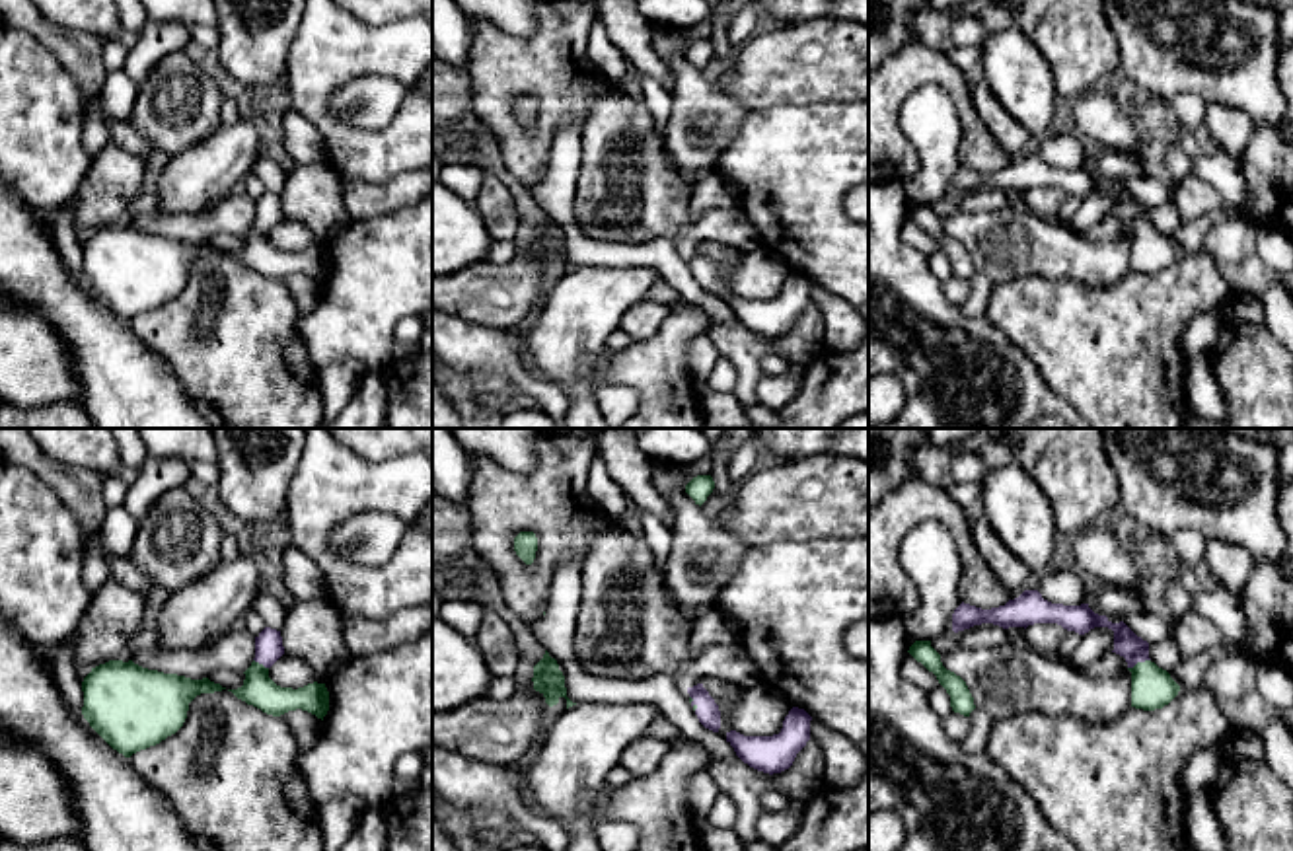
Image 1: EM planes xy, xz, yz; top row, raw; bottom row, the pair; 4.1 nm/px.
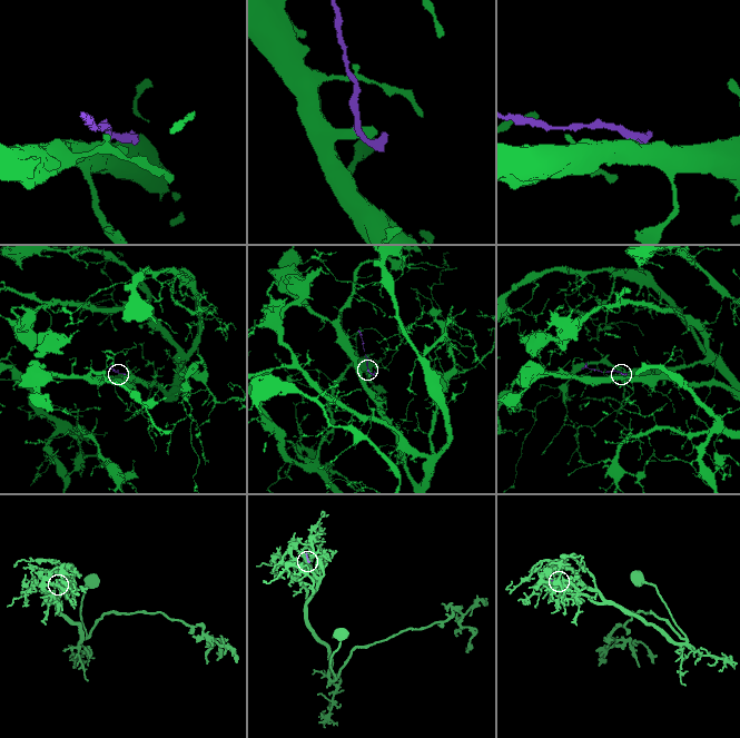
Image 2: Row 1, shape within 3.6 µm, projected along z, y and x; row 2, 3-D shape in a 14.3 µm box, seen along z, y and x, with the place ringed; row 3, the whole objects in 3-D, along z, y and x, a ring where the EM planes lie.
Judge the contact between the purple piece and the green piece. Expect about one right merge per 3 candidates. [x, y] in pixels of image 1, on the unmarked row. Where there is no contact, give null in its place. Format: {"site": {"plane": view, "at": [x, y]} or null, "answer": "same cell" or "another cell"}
{"site": {"plane": "yz", "at": [1138, 224]}, "answer": "same cell"}

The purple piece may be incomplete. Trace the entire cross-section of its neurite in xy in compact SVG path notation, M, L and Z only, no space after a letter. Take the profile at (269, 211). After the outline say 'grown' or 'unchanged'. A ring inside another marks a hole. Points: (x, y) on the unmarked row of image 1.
M265 191L255 201L255 222L243 236L243 249L232 255L238 263L261 273L267 278L280 280L288 275L308 275L323 284L329 275L329 255L325 247L308 247L304 251L280 251L269 241L269 232L284 218L280 195Z | grown

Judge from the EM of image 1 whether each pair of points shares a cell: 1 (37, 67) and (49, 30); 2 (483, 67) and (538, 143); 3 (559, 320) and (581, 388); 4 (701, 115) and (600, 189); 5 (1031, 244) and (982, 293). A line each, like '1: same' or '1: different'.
1: different
2: same
3: same
4: different
5: different

